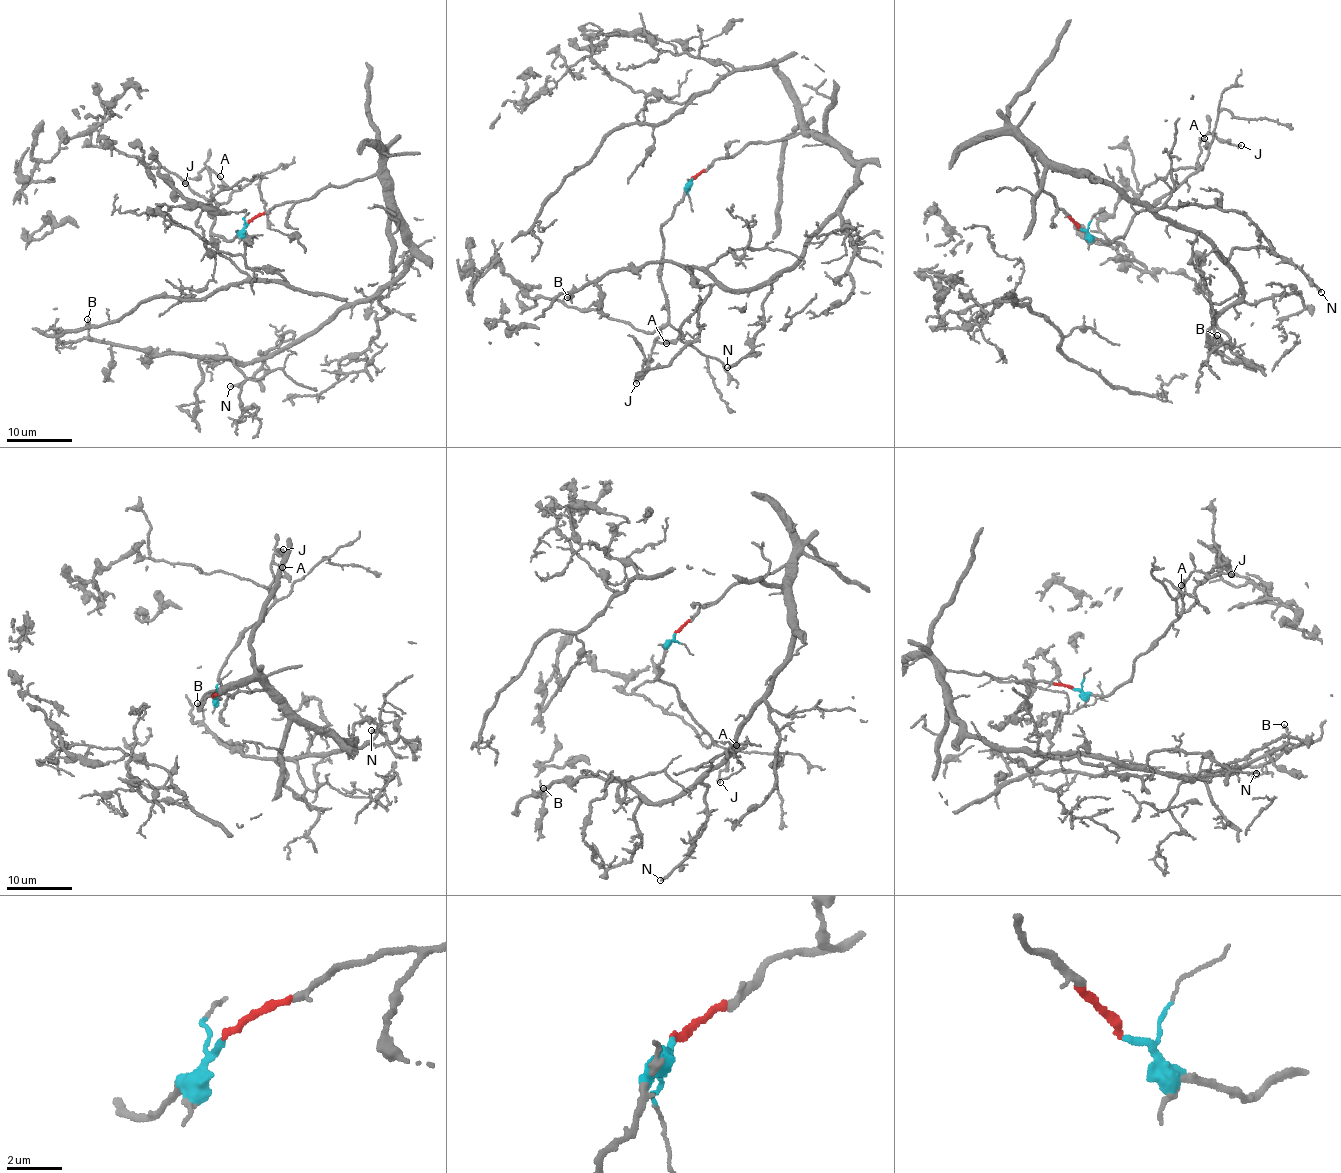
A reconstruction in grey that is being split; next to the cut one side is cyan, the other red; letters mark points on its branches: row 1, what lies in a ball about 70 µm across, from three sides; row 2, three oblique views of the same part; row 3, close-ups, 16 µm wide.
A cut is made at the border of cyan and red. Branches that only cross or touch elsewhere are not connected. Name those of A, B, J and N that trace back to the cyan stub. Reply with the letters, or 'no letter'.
A, J

